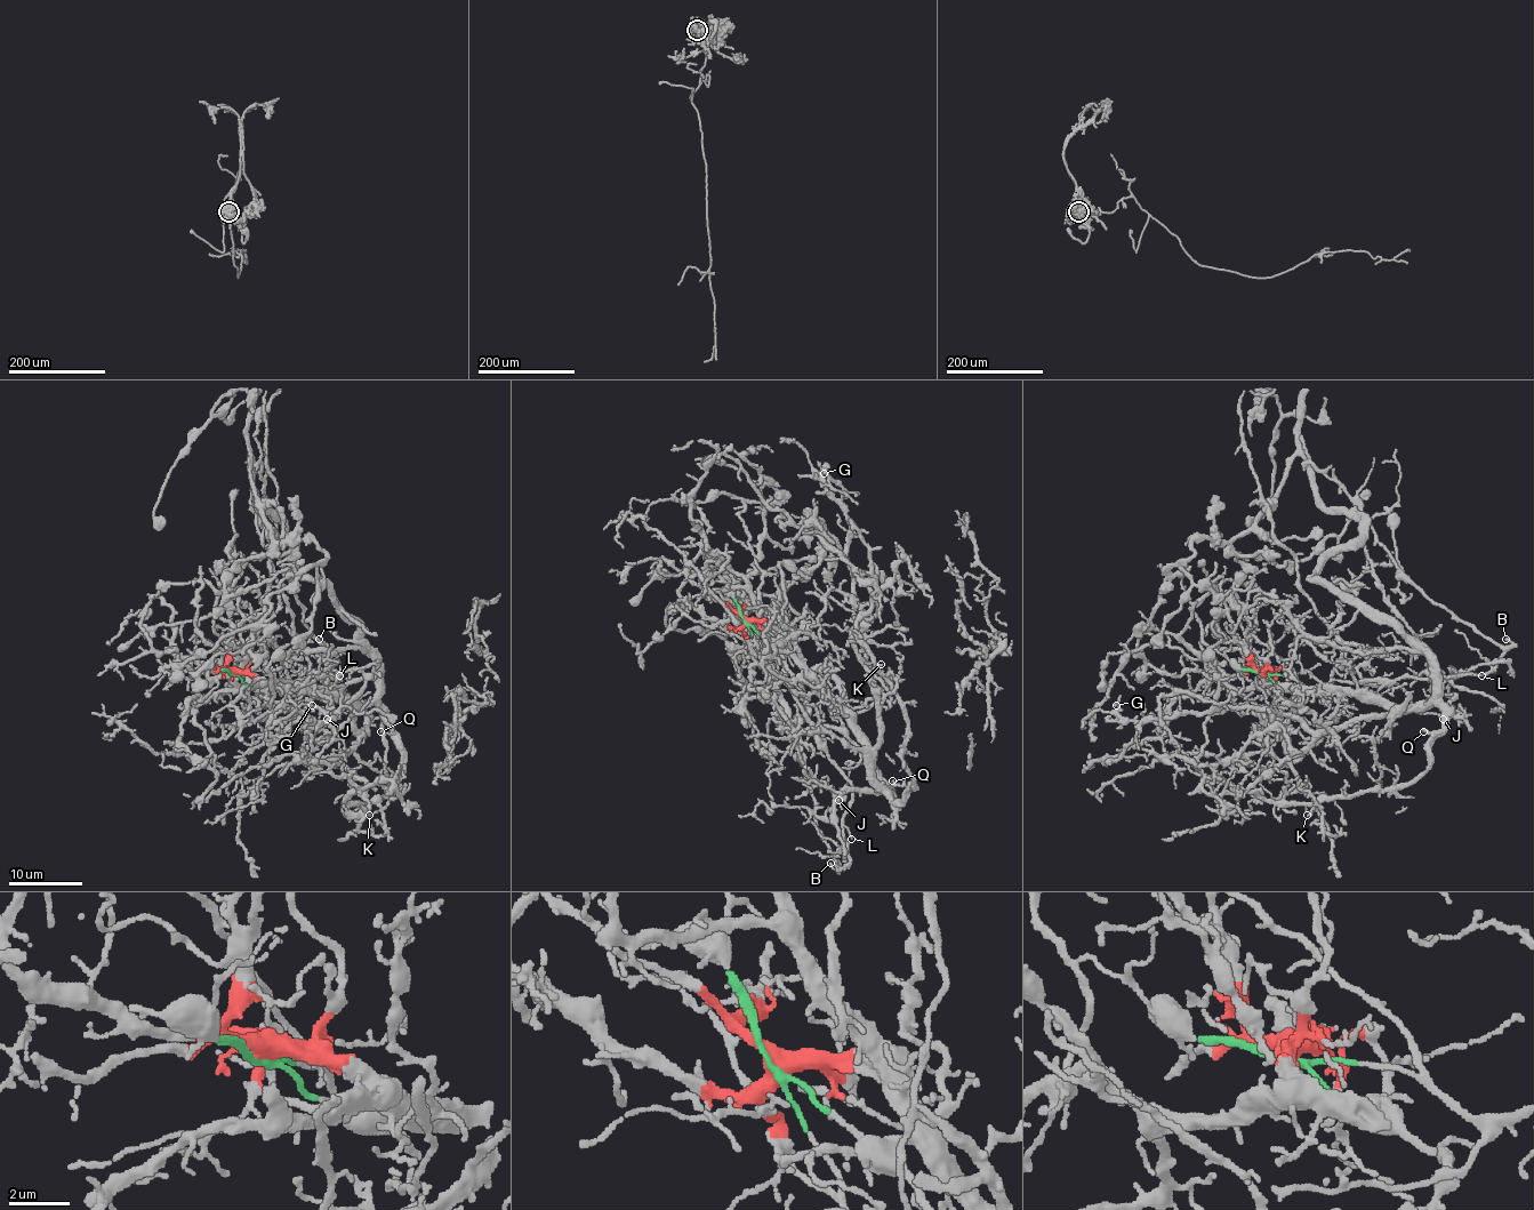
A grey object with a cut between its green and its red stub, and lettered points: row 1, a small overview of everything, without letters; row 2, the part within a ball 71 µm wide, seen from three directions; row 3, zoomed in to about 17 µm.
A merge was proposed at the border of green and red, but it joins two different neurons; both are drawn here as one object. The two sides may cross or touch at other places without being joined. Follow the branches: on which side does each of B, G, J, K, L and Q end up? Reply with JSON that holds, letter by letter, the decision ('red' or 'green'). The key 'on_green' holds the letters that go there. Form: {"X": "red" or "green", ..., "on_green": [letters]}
{"B": "green", "G": "red", "J": "red", "K": "red", "L": "green", "Q": "red", "on_green": ["B", "L"]}

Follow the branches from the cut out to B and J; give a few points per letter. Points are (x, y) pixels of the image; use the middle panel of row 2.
B: (743, 617), (766, 666), (789, 688), (813, 729), (817, 744), (852, 786), (835, 870), (829, 862)
J: (743, 617), (763, 619), (774, 628), (850, 727), (862, 745), (868, 771), (889, 792), (848, 790), (838, 799)

